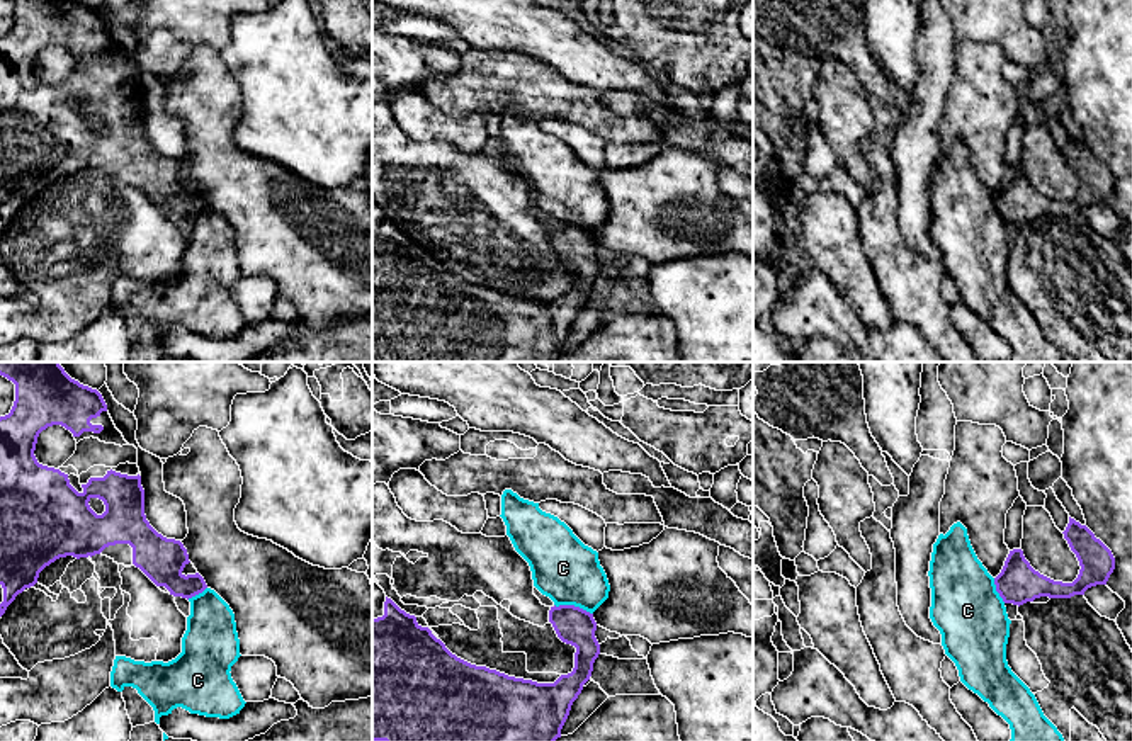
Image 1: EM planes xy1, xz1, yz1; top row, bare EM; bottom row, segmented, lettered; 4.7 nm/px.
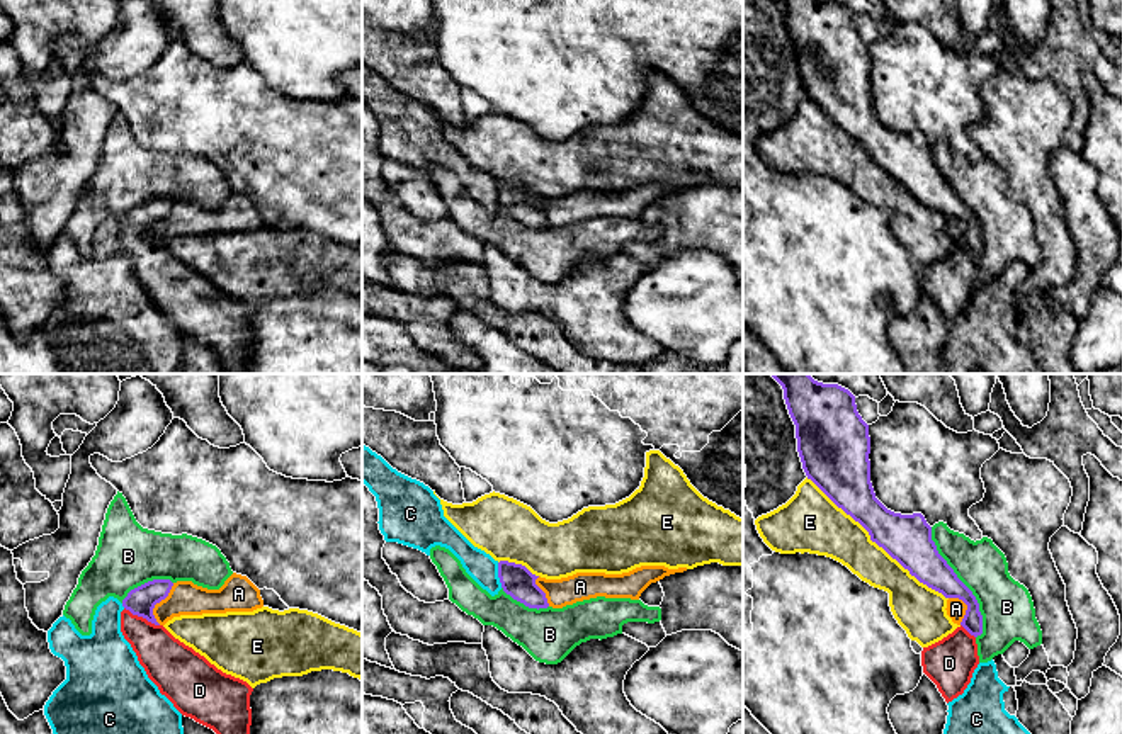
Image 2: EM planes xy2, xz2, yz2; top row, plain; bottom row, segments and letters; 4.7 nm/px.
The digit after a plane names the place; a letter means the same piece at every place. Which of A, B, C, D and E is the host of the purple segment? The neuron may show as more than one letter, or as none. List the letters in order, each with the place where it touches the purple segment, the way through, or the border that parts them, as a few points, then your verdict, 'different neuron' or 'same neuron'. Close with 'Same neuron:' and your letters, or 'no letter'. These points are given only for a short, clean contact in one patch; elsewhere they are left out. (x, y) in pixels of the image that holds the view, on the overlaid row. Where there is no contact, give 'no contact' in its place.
A: meets purple in xy2 at (157, 602); border along xy2 (174, 583), (170, 592), (153, 609), (153, 617), (158, 624); different neuron
B: meets purple in yz2 at (963, 583); different neuron
C: meets purple in xz1 at (573, 605); different neuron
D: meets purple in xy2 at (141, 615); runs through xy2 (141, 600), (141, 615), (141, 631), (167, 661); same neuron
E: meets purple in yz2 at (876, 542); different neuron
Same neuron: D

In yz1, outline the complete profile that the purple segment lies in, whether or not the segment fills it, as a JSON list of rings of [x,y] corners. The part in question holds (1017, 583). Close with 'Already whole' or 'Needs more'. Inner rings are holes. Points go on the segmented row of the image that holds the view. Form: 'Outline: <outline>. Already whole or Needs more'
Outline: [[[1069,517],[1062,532],[1079,561],[1079,574],[1073,583],[1054,581],[1035,571],[1022,549],[1010,551],[1001,573],[994,578],[996,591],[1005,603],[1023,605],[1040,597],[1071,598],[1084,595],[1096,585],[1107,585],[1115,569],[1112,551],[1086,527]]]. Already whole

